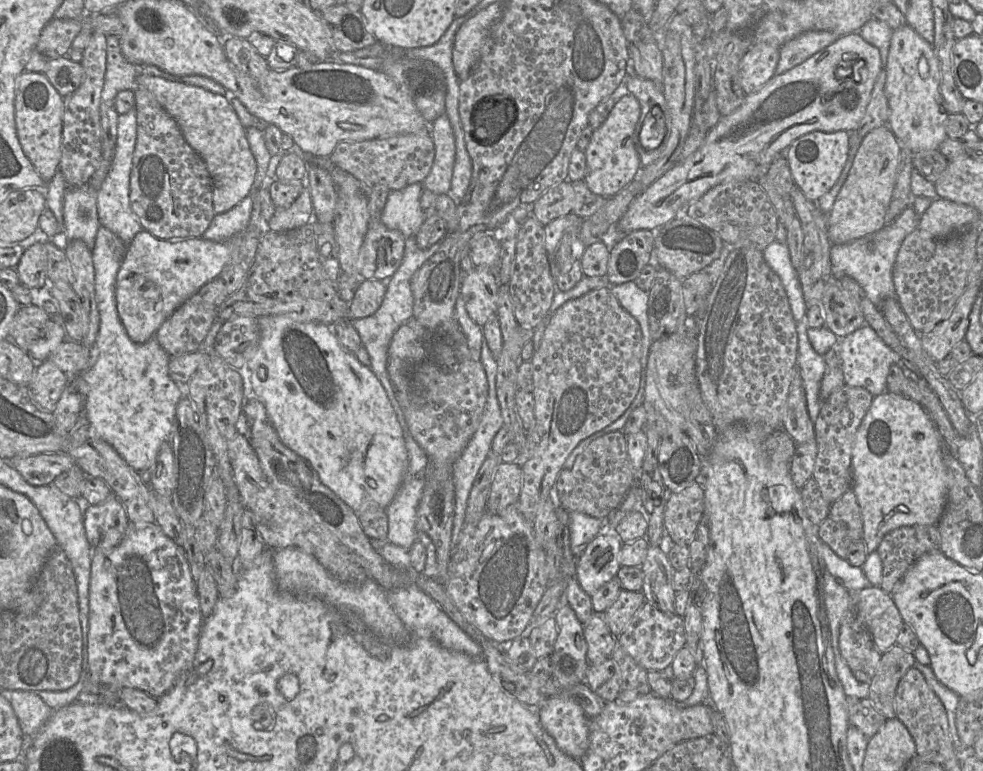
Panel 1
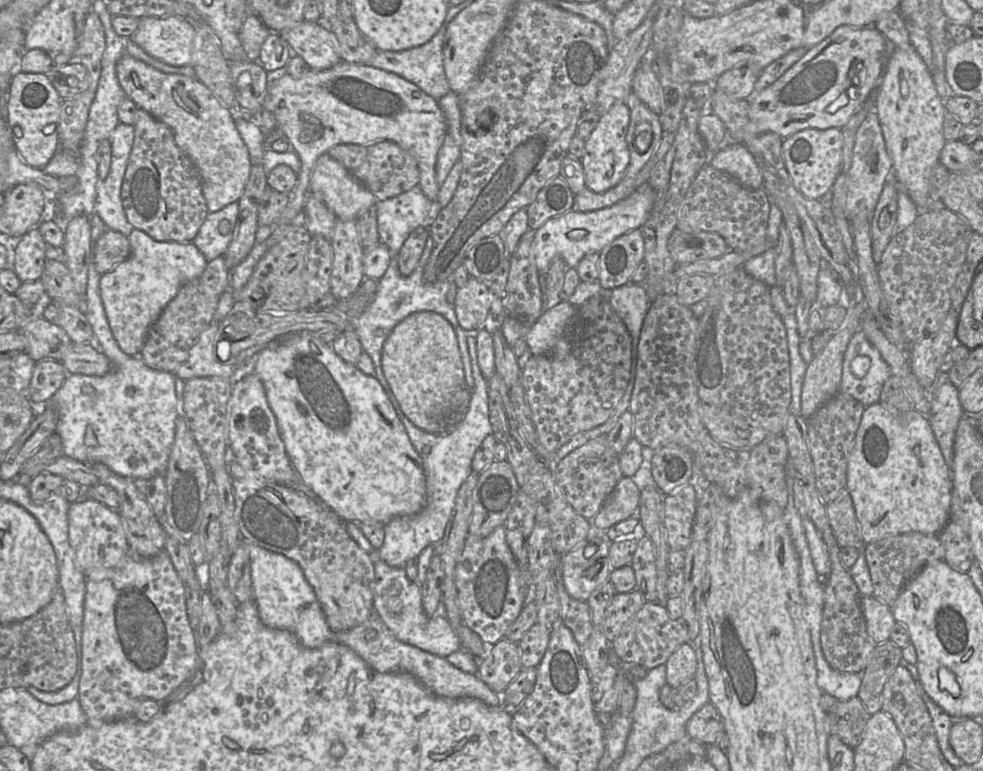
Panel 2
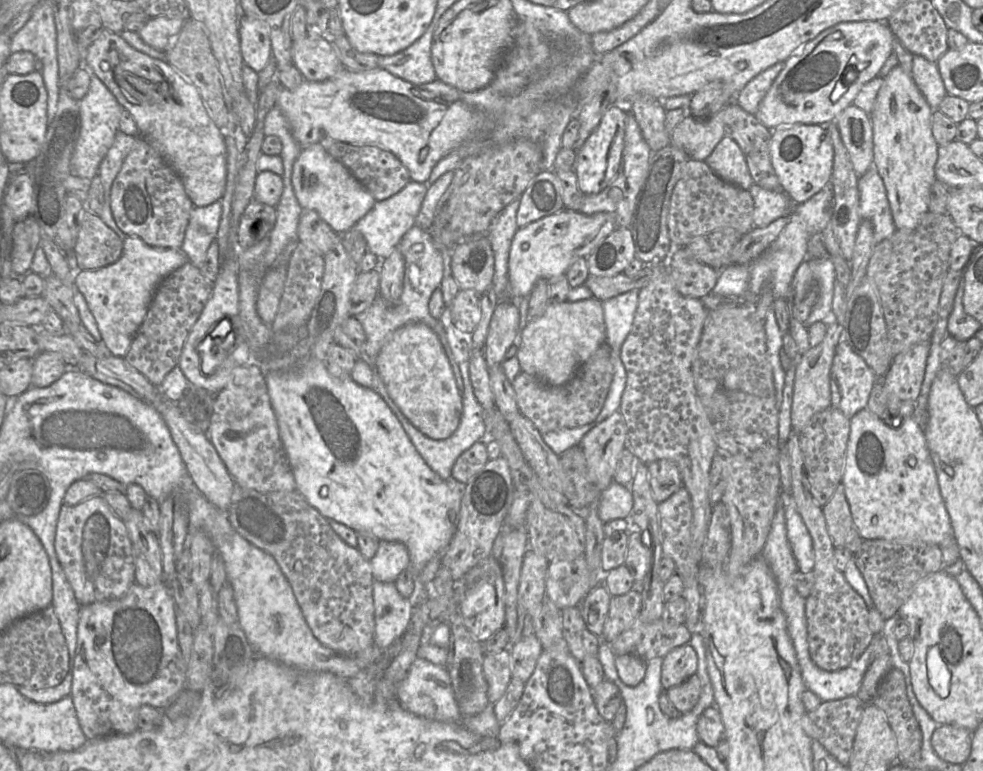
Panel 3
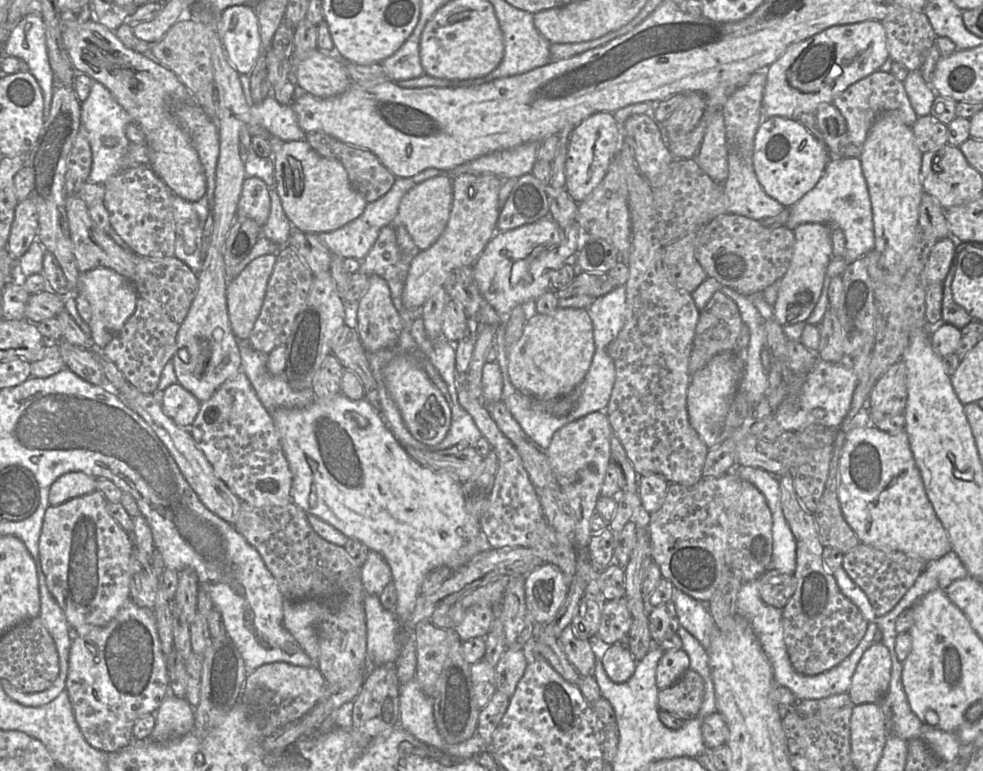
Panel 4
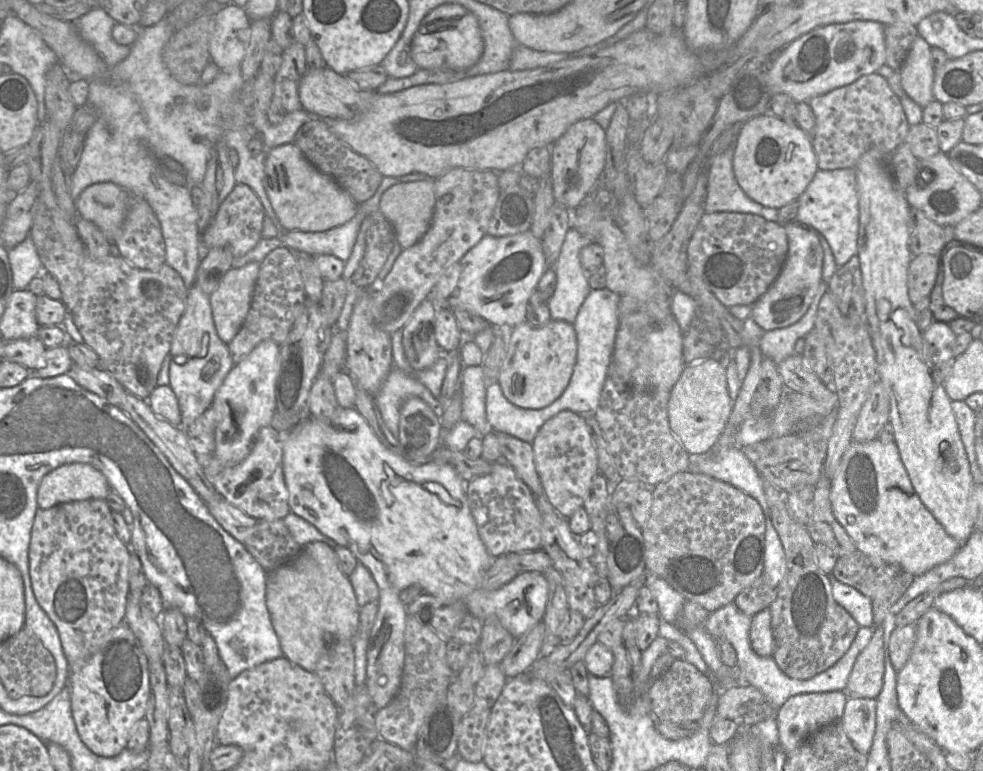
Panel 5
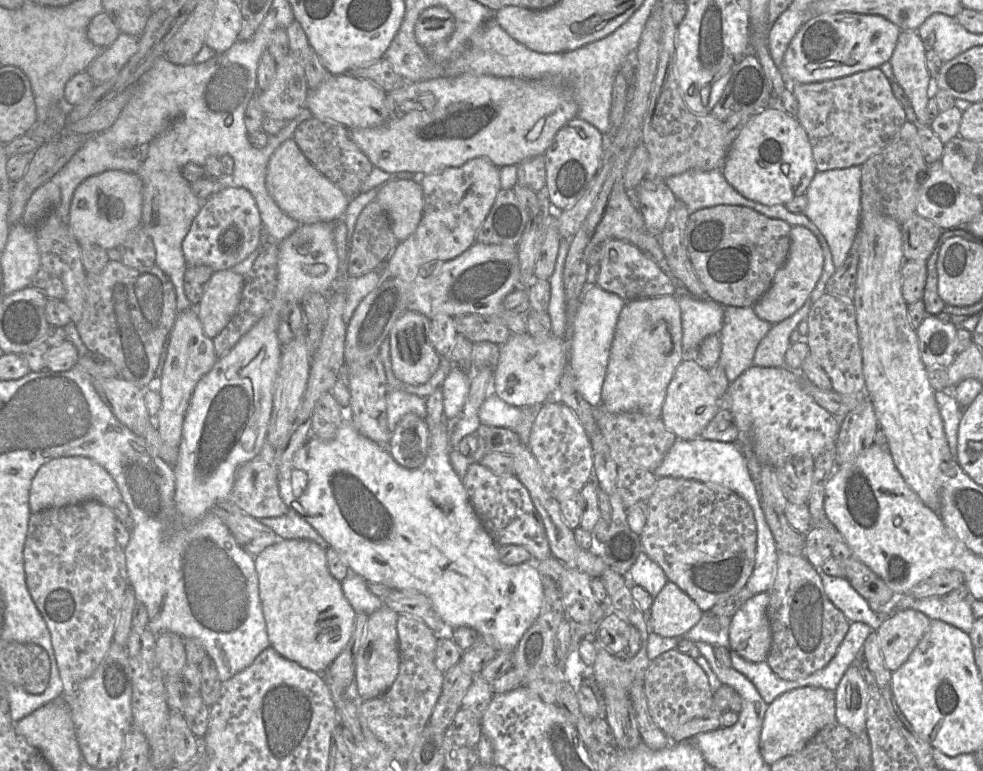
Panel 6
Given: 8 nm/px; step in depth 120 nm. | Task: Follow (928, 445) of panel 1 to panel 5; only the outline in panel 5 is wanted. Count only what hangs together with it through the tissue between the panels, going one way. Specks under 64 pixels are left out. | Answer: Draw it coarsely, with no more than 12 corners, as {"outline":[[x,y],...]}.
{"outline":[[852,441],[832,481],[857,550],[916,577],[962,546],[894,441]]}

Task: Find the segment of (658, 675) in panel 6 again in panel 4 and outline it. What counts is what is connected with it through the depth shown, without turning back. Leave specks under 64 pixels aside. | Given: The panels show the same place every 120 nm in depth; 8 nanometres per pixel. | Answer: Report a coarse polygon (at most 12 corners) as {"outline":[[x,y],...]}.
{"outline":[[688,669],[658,693],[658,708],[684,721],[694,718],[704,682]]}

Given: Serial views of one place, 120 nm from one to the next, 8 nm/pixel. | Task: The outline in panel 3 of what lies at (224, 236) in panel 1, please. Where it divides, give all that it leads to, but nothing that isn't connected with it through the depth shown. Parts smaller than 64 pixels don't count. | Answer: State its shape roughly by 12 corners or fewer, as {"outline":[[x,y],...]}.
{"outline":[[220,201],[194,206],[181,250],[199,269],[216,240]]}

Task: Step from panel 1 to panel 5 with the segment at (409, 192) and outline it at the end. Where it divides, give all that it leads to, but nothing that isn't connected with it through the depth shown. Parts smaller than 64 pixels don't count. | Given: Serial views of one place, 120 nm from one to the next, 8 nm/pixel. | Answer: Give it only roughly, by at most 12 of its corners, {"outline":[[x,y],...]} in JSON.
{"outline":[[383,177],[347,223],[322,232],[283,232],[293,252],[346,262],[364,218],[400,177]]}

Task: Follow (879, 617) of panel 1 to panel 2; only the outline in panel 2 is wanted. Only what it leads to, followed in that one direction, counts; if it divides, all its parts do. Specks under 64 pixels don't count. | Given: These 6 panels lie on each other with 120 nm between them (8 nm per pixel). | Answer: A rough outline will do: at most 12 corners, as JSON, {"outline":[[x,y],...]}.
{"outline":[[874,596],[861,600],[866,629],[875,645],[890,640],[892,608]]}

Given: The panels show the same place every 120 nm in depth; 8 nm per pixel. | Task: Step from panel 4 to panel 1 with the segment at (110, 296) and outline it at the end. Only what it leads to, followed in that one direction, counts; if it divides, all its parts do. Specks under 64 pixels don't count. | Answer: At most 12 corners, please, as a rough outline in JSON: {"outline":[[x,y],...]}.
{"outline":[[141,230],[116,278],[117,312],[145,343],[235,258],[226,241]]}

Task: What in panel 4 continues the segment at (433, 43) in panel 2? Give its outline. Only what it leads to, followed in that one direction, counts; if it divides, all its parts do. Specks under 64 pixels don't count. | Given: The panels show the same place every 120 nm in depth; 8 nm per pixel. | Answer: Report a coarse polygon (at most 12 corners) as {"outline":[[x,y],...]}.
{"outline":[[425,22],[381,63],[397,82],[425,74],[419,54]]}

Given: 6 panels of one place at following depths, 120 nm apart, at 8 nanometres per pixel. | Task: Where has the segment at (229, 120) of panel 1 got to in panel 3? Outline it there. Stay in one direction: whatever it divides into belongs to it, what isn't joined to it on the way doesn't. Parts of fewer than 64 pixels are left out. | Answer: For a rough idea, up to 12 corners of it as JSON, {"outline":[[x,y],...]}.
{"outline":[[119,33],[82,64],[194,206],[221,200],[225,137],[198,89]]}

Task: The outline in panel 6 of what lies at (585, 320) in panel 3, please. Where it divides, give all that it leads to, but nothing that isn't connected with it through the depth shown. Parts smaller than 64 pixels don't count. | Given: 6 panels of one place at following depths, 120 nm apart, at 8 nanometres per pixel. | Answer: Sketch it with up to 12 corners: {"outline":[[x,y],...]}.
{"outline":[[511,334],[493,369],[493,393],[514,407],[557,396],[568,343]]}

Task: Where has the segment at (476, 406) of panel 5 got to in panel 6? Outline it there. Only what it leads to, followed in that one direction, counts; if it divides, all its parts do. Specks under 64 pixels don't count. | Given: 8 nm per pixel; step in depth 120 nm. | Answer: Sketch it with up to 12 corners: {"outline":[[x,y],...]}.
{"outline":[[460,366],[440,386],[445,420],[460,417],[469,375]]}

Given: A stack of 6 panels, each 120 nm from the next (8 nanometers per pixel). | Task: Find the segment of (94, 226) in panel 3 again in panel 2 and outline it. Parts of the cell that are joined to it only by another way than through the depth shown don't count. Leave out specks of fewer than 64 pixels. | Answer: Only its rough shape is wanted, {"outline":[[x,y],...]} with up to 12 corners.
{"outline":[[106,230],[92,246],[102,275],[130,255],[127,236]]}

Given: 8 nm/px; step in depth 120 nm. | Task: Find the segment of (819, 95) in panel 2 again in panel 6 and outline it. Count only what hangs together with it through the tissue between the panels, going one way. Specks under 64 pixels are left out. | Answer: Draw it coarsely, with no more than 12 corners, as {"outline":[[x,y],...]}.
{"outline":[[881,15],[809,19],[791,40],[784,83],[879,68],[901,28]]}

